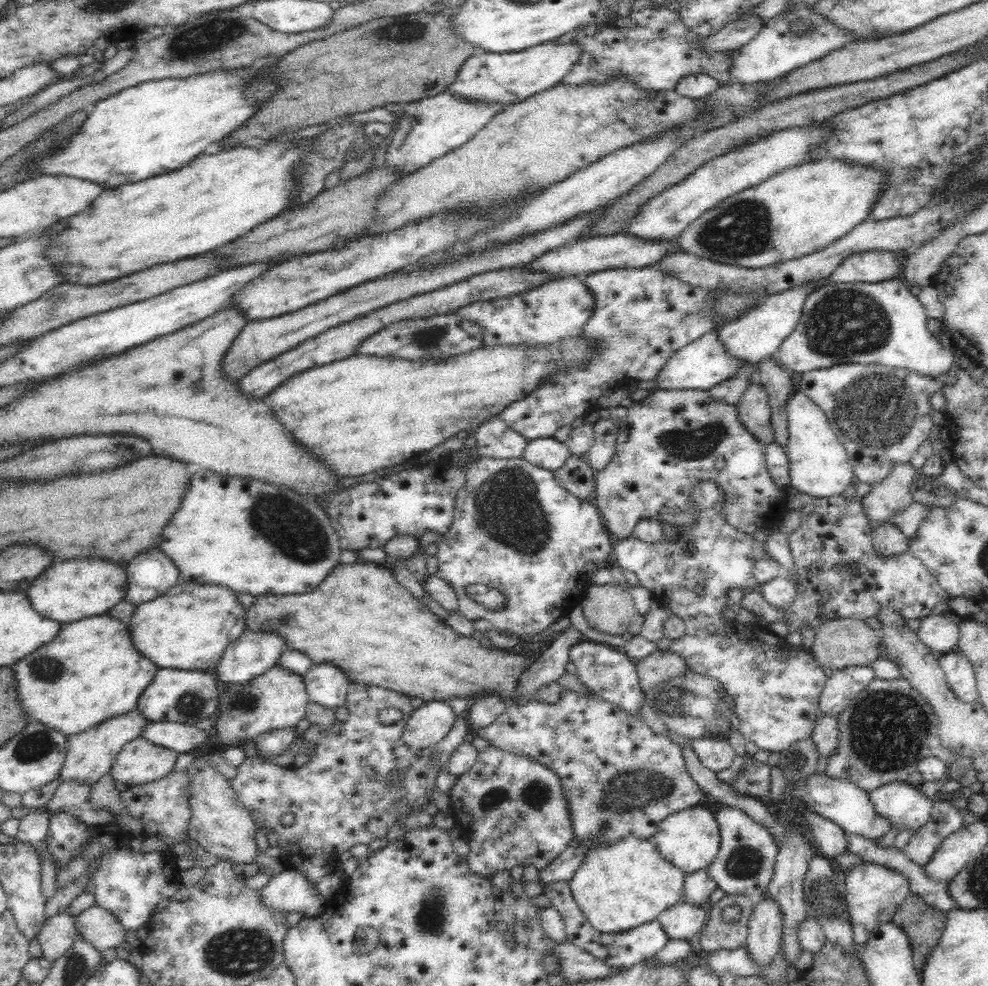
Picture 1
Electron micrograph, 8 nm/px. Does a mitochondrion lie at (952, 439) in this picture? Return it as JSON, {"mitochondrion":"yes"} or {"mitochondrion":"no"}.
{"mitochondrion":"no"}

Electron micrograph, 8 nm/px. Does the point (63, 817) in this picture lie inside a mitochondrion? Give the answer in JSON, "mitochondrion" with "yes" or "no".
{"mitochondrion":"no"}

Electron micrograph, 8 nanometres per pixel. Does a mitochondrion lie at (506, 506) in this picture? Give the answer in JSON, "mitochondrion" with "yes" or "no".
{"mitochondrion":"yes"}

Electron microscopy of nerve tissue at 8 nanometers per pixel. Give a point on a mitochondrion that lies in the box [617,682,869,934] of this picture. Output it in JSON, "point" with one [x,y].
{"point":[825,897]}

